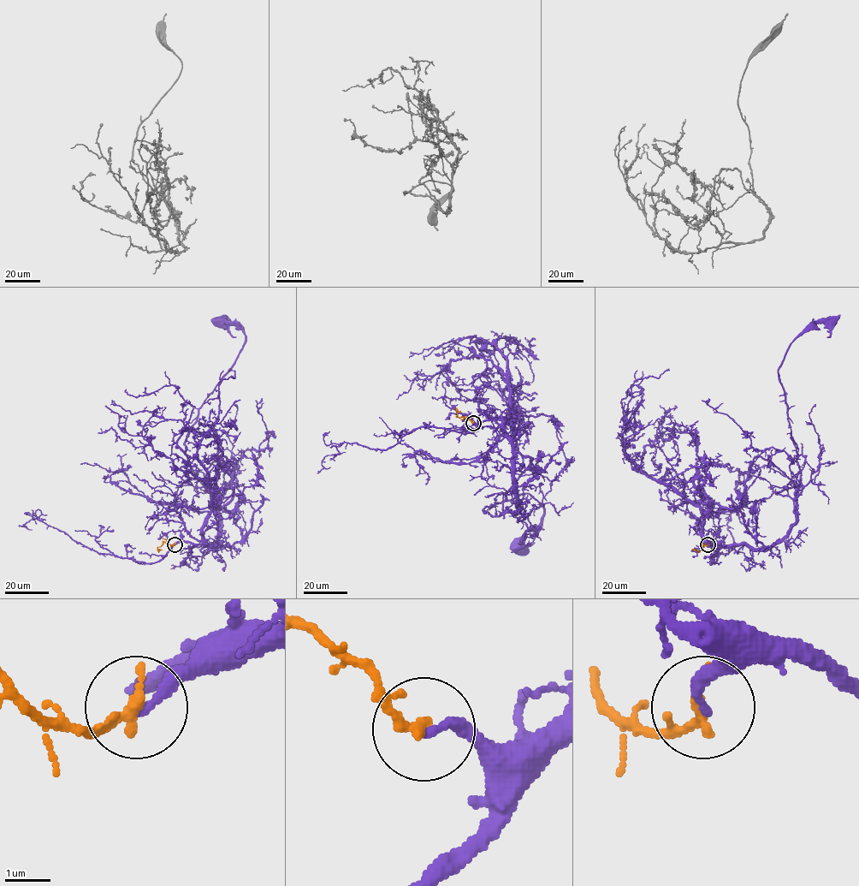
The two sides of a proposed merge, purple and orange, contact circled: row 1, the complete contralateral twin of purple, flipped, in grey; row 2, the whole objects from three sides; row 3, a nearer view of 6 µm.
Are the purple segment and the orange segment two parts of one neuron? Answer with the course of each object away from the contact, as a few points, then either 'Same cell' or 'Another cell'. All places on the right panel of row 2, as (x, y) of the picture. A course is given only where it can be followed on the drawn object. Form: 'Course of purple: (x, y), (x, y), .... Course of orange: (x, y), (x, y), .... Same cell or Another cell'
Course of purple: (707, 544), (770, 548), (795, 522), (801, 471), (778, 368), (791, 342), (810, 323), (829, 320). Course of orange: (707, 544), (702, 542), (698, 551), (692, 549). Same cell

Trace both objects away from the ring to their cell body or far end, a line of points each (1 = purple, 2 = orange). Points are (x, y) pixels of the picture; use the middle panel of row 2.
1: (473, 423), (494, 420), (511, 439), (517, 512), (484, 513), (528, 493), (542, 507), (541, 522), (519, 544)
2: (473, 423), (465, 417), (456, 417), (455, 407)

